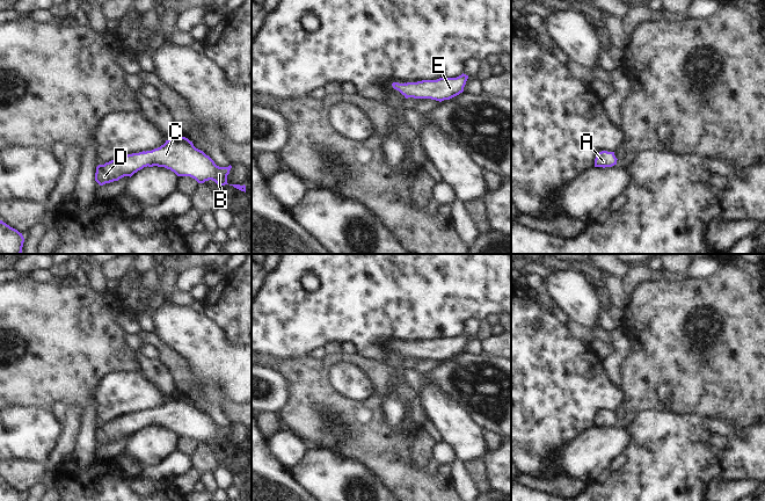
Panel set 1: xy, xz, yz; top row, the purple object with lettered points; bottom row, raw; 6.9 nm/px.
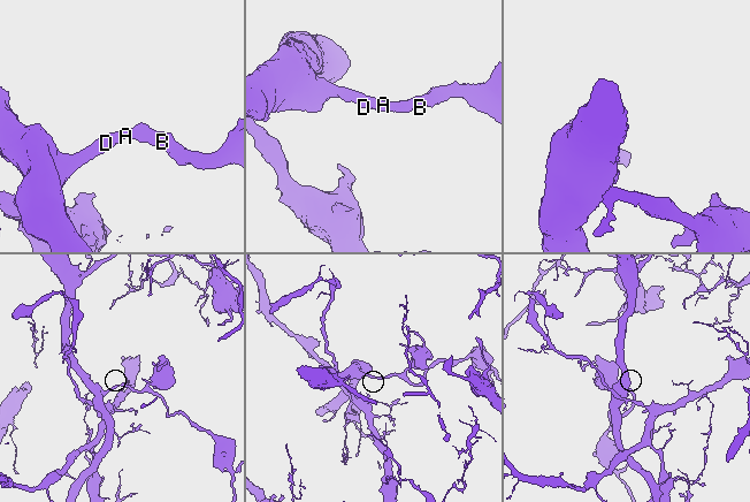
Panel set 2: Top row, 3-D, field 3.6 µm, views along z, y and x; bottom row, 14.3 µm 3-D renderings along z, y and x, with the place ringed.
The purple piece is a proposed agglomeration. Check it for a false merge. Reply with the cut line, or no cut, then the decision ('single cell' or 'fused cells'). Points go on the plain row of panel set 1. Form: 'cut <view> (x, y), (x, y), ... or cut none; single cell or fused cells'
cut none; single cell

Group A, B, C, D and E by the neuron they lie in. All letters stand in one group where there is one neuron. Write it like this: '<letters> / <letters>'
A B C D E

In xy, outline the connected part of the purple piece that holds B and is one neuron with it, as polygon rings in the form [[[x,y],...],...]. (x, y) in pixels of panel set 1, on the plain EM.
[[[177,397],[166,400],[163,405],[152,411],[143,411],[118,416],[96,427],[95,441],[103,445],[132,436],[144,427],[165,427],[177,436],[190,436],[198,443],[212,440],[219,445],[227,443],[232,426],[219,427],[203,411],[196,408],[188,398]]]

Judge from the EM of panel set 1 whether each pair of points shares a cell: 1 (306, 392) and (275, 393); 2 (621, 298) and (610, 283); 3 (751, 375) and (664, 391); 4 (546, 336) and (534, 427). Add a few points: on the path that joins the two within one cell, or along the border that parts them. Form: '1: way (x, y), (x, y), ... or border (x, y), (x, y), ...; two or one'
1: border (275, 369), (288, 384), (288, 400), (275, 413); two
2: way (618, 295), (613, 287); one
3: border (661, 384), (660, 397), (665, 403); two
4: way (546, 358), (541, 383), (534, 391), (534, 405); one

